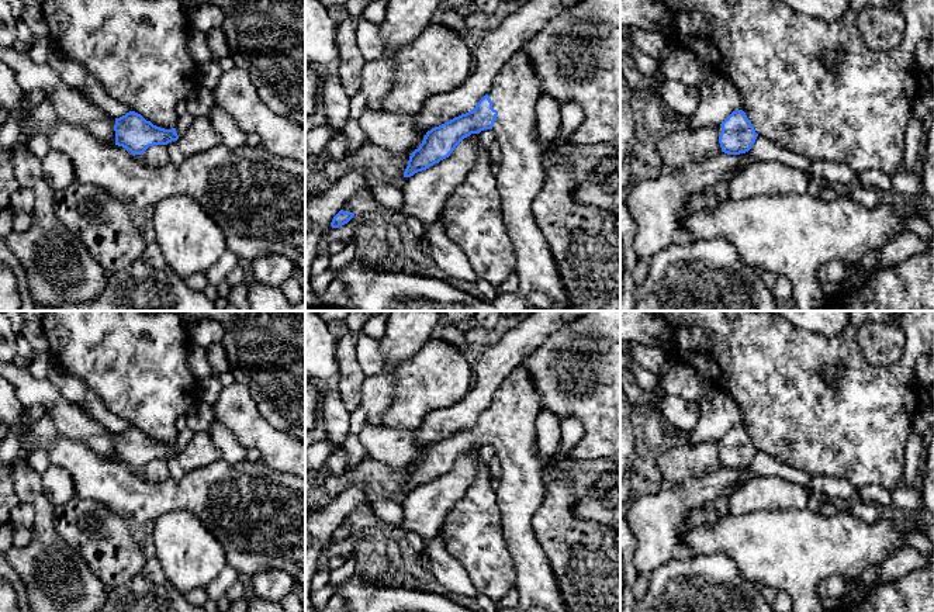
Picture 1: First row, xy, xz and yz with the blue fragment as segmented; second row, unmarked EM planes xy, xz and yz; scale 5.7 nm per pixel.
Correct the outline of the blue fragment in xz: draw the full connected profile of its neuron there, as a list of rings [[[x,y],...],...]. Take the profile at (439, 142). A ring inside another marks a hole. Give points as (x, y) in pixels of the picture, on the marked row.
[[[520,48],[497,73],[492,90],[474,110],[426,132],[409,156],[404,177],[449,158],[471,134],[492,129],[501,148],[497,190],[515,246],[518,291],[525,297],[535,291],[543,293],[556,310],[568,311],[572,301],[568,300],[550,248],[532,212],[532,203],[546,180],[542,165],[544,146],[536,139],[536,103],[540,96],[539,77]]]

